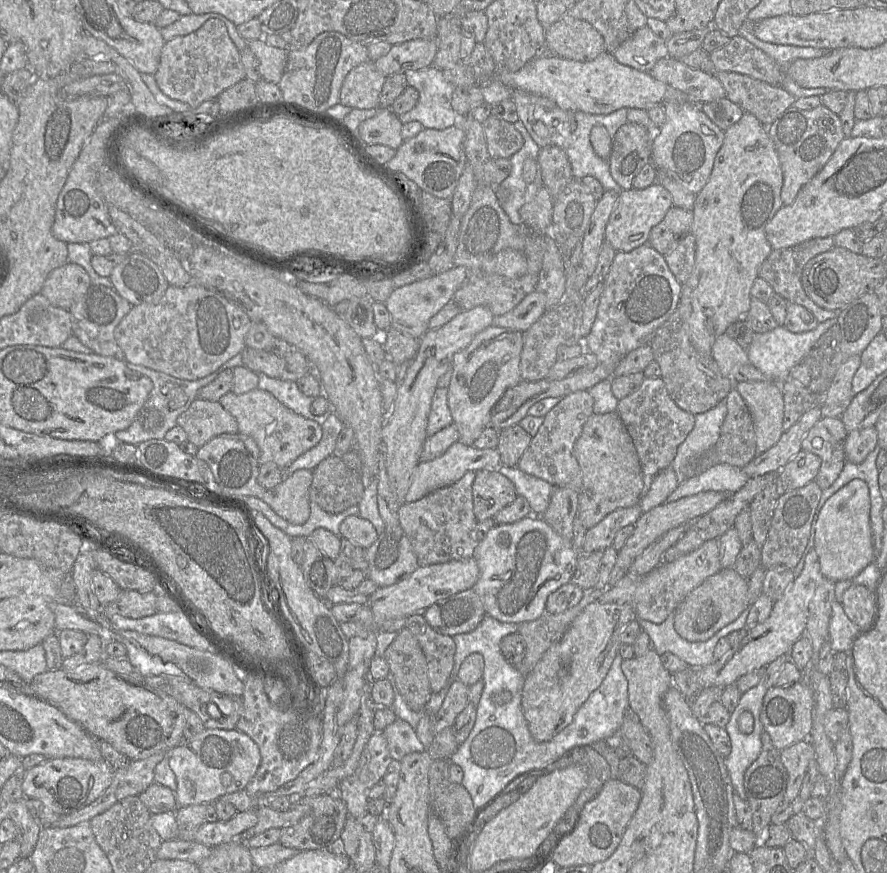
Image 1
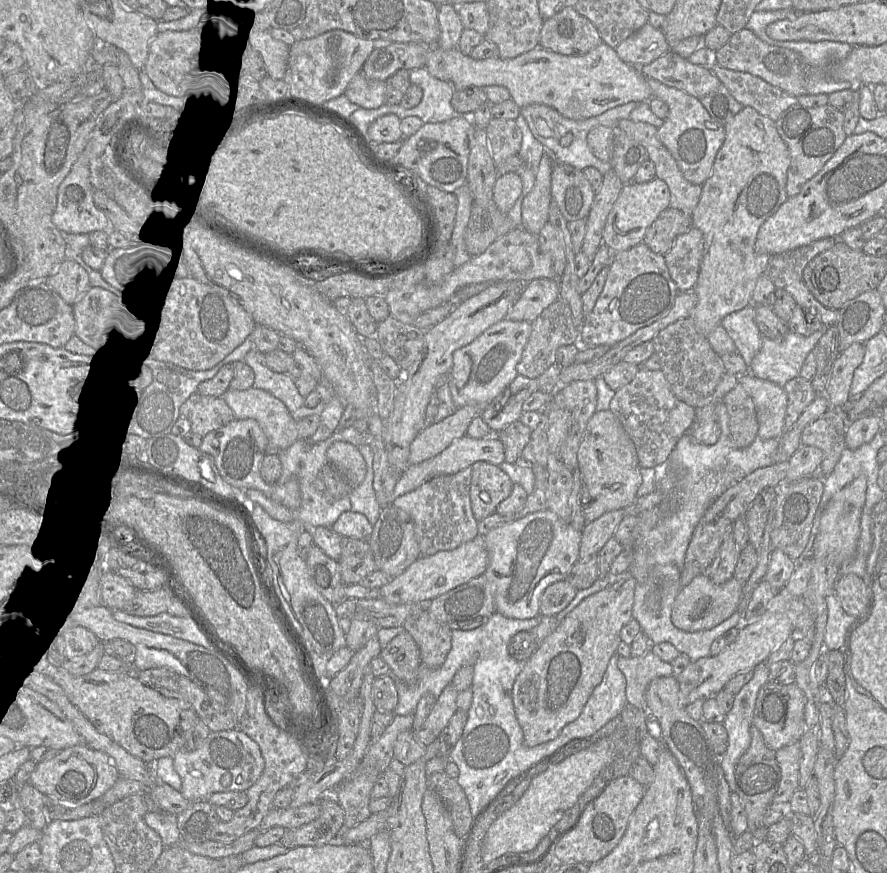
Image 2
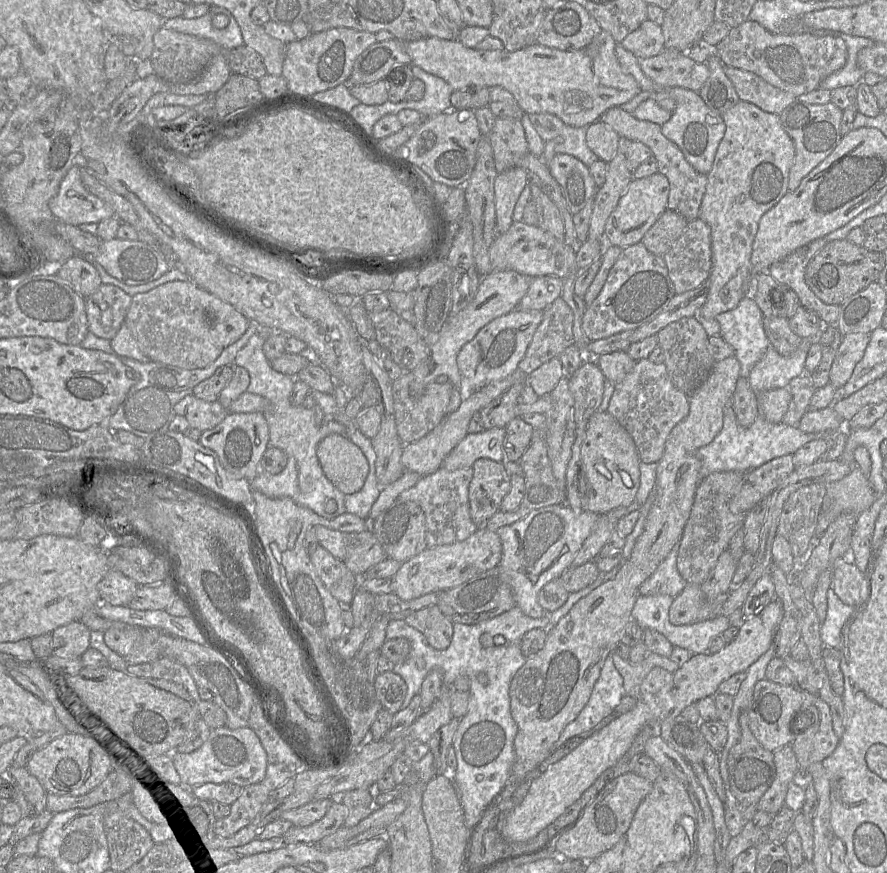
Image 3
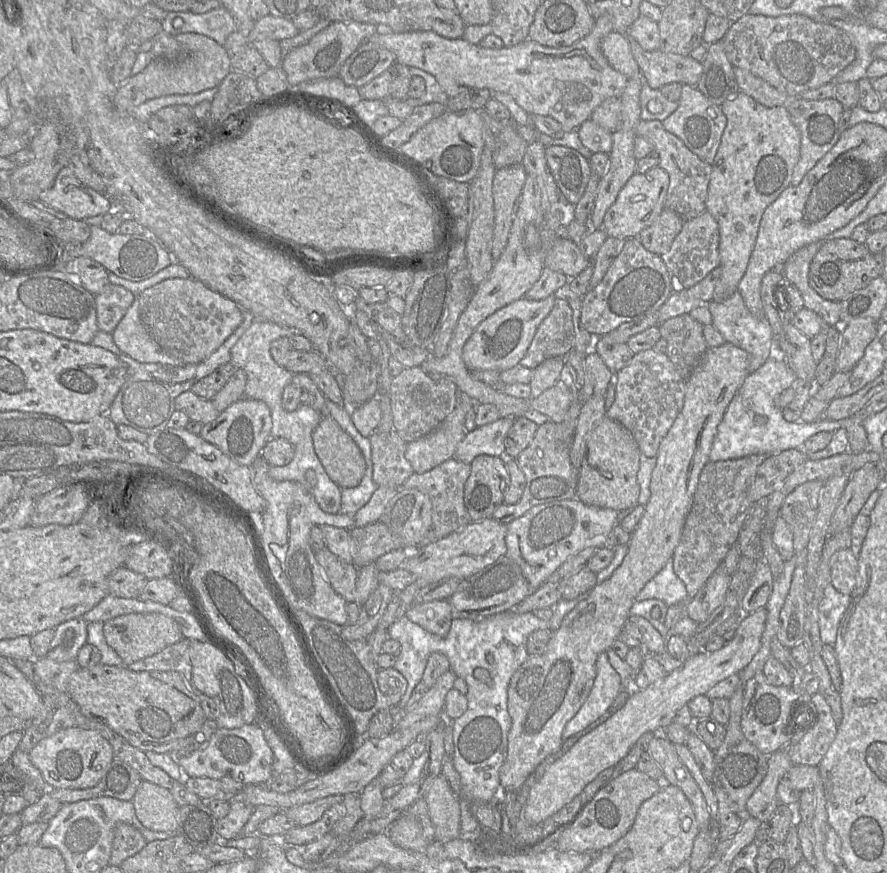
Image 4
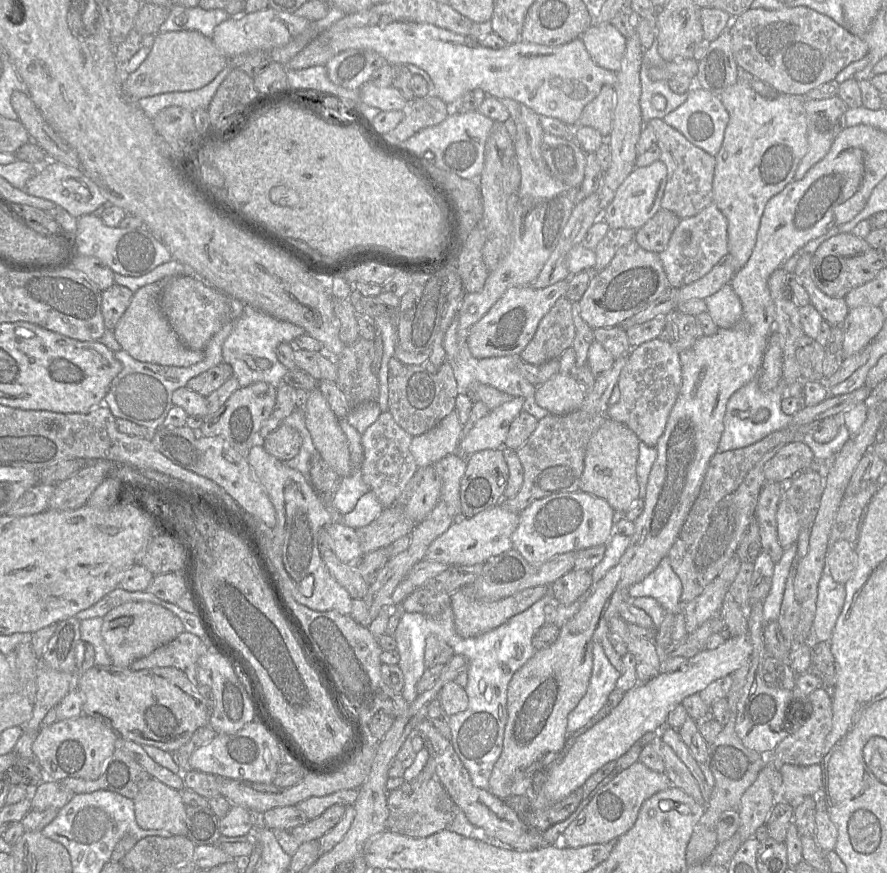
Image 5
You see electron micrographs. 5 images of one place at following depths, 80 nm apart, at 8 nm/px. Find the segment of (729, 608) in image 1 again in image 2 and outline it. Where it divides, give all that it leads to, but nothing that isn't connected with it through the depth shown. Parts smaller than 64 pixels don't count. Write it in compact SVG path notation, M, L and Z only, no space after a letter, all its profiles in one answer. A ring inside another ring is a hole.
M707 574L695 577L676 596L671 612L673 625L685 632L714 628L737 611L743 596L743 583L734 577L723 584L715 584Z

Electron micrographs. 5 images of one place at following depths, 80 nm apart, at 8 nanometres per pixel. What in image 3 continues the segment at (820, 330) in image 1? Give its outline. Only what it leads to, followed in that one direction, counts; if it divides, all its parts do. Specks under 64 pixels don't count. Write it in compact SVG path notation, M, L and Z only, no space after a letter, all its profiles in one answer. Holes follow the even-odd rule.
M802 338L798 349L788 357L780 355L771 345L749 372L747 378L755 394L787 387L789 382L805 373L805 360L815 338Z

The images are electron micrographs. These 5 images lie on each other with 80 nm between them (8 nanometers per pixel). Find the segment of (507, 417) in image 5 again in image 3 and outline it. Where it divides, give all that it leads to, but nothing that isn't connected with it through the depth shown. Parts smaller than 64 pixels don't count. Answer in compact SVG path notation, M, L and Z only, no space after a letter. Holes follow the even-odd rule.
M506 427L467 434L444 459L442 467L448 470L469 468L480 458L497 462L507 461L504 454L505 435Z

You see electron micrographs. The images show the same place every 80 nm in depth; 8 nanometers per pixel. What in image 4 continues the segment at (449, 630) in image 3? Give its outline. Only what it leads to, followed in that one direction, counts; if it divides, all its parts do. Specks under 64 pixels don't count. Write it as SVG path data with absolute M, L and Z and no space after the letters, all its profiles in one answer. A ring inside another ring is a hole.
M448 600L413 604L405 616L424 630L443 638L451 627L452 607Z

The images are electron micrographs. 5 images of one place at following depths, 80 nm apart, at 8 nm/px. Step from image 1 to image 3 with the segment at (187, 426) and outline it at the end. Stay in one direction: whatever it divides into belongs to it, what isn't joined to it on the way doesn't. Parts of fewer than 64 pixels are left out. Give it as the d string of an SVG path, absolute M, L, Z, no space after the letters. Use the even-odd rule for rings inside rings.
M193 394L177 402L174 410L177 415L186 417L190 427L201 432L214 428L229 414L229 411L218 400L207 402Z

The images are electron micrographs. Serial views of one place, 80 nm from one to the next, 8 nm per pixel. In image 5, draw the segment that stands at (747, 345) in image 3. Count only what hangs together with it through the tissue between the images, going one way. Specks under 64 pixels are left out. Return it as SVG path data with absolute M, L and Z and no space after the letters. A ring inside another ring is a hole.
M730 284L724 285L715 294L704 299L707 313L720 329L729 329L740 323L742 305Z

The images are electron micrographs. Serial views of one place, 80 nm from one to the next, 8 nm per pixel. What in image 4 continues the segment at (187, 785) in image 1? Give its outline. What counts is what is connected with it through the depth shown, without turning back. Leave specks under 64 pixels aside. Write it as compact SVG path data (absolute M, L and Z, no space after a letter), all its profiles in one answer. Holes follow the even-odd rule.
M256 723L240 728L216 728L208 744L181 759L179 767L185 777L220 779L230 777L243 785L263 784L269 786L272 777L273 753L263 730Z

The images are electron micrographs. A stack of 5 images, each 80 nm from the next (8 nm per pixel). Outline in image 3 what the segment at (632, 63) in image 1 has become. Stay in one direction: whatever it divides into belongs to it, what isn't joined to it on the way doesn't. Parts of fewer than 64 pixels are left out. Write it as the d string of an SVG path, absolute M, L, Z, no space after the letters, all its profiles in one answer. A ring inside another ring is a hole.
M647 19L636 30L628 34L621 45L636 58L656 56L665 49L661 26Z

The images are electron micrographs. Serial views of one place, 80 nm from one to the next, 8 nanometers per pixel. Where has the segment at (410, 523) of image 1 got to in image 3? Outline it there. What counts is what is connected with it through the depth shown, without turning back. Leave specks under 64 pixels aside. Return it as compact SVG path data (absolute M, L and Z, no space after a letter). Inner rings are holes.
M444 467L422 476L417 484L402 492L397 500L417 503L426 519L426 547L433 548L466 540L477 529L469 511L468 488L473 477L472 467L448 470Z

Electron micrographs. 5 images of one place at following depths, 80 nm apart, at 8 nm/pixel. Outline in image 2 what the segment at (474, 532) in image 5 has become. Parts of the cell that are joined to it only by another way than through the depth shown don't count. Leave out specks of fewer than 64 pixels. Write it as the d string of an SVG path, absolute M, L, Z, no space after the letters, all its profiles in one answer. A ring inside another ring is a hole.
M477 535L473 540L459 547L439 551L431 556L421 556L402 574L391 578L390 582L379 588L379 597L390 604L417 603L432 600L448 591L482 575L488 566L488 554L484 535Z

